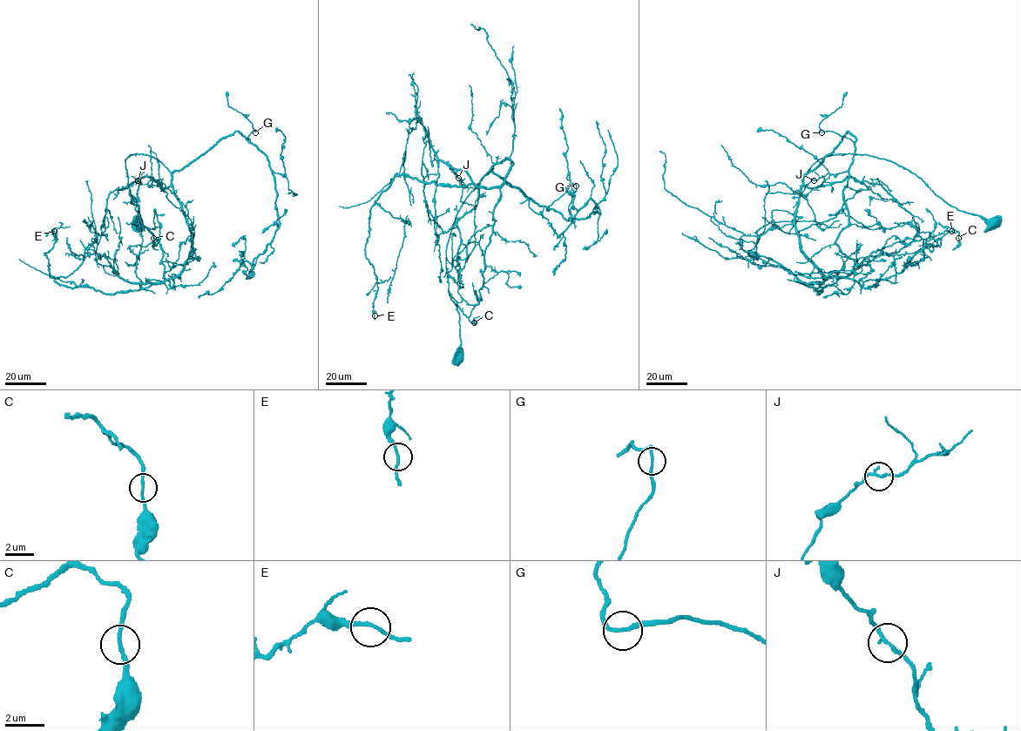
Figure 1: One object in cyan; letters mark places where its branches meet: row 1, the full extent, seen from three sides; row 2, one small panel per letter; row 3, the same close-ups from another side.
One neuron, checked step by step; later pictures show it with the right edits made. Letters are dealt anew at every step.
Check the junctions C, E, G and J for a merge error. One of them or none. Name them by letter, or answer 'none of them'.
none of them

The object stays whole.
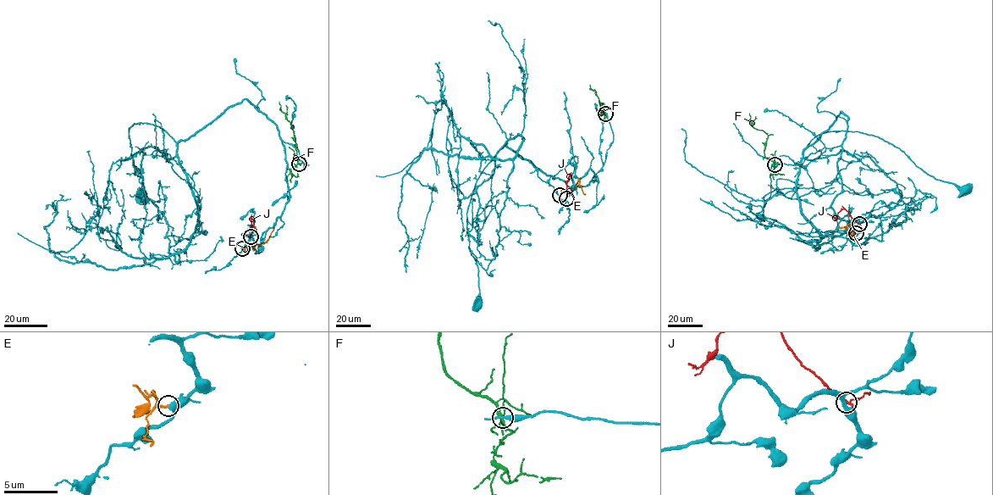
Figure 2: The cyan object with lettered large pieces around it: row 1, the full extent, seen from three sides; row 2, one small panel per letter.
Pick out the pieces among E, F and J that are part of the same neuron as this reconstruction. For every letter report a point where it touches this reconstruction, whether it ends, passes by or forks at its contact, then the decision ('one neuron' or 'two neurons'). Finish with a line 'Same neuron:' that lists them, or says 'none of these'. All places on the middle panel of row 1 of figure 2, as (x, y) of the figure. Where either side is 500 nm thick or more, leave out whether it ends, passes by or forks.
E: meets cyan at (559, 195); it ends there; two neurons
F: meets cyan at (605, 114); it passes by; two neurons
J: meets cyan at (566, 198); it passes by; two neurons
Same neuron: none of these

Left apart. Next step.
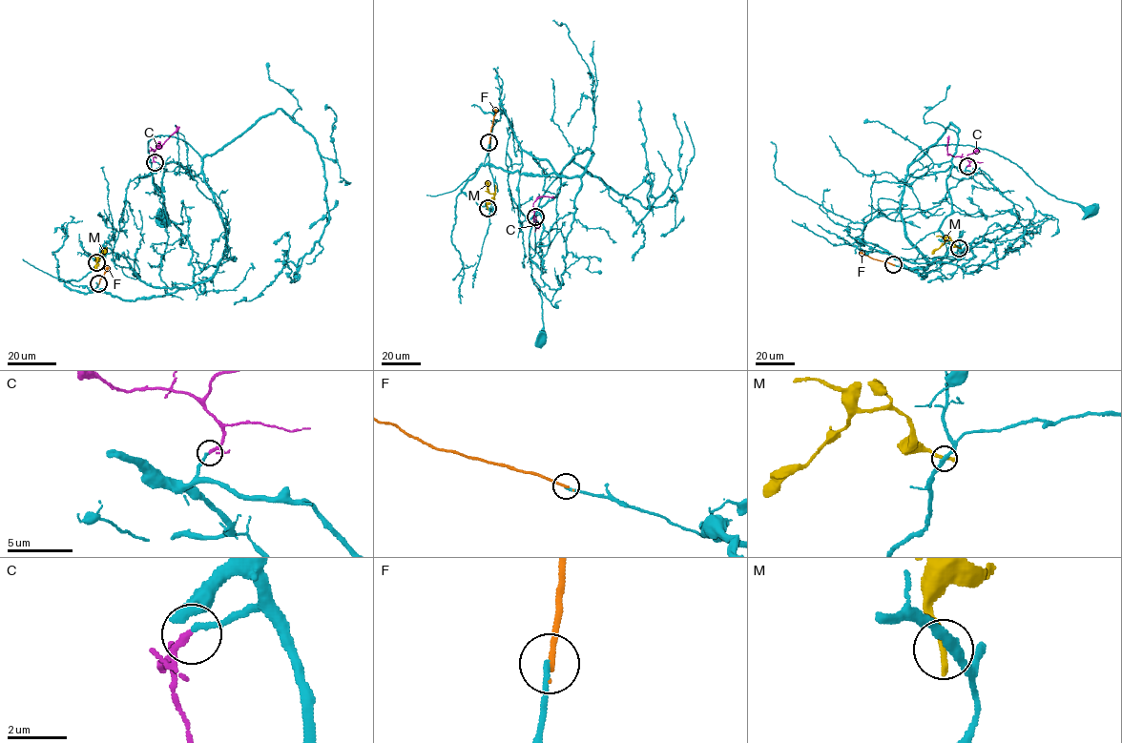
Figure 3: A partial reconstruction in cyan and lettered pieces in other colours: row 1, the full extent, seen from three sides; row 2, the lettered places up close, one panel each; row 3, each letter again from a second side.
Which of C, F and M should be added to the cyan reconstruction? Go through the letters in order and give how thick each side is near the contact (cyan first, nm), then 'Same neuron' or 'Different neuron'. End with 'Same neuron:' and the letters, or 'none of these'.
C: Thickness 180 nm (cyan) against 160 nm. Same neuron
F: Thickness 180 nm (cyan) against 180 nm. Different neuron
M: Thickness 280 nm (cyan) against 280 nm. Different neuron
Same neuron: C

